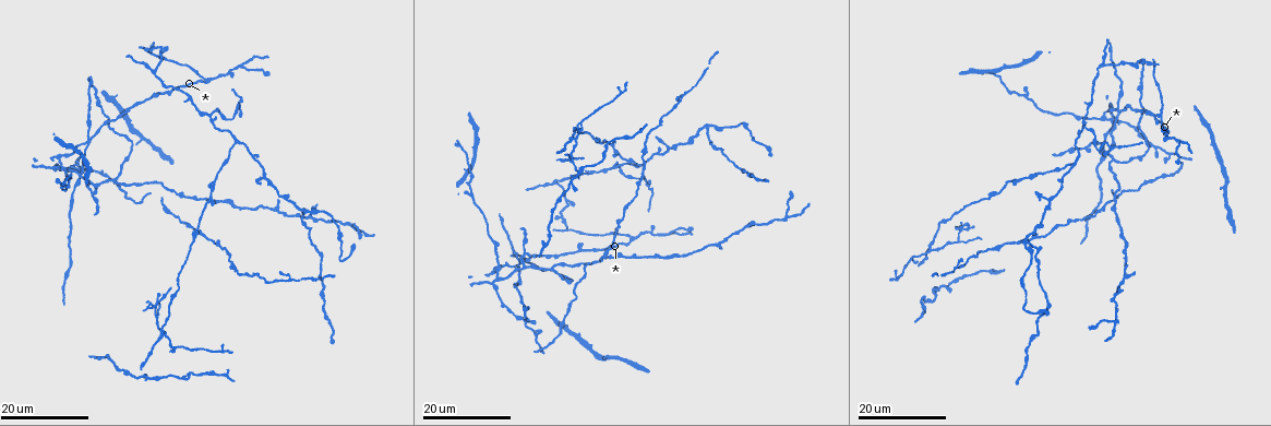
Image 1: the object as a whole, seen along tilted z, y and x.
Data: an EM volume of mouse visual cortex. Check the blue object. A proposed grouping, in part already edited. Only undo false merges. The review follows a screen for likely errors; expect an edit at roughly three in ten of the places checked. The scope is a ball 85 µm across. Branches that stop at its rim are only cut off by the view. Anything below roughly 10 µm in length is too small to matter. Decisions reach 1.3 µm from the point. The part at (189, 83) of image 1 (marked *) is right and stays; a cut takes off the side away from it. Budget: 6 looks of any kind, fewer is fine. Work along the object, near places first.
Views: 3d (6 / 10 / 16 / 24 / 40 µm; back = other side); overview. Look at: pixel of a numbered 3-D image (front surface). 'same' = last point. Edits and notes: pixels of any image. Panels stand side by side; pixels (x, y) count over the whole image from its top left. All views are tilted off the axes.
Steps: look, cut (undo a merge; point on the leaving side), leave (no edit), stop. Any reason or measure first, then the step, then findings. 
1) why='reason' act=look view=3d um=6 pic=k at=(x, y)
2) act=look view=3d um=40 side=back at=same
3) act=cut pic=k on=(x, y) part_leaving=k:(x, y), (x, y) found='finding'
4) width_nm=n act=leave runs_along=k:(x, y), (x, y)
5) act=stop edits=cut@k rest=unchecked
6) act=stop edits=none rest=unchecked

why='three-way junction' act=look view=3d um=24 pic=1 at=(210, 117)

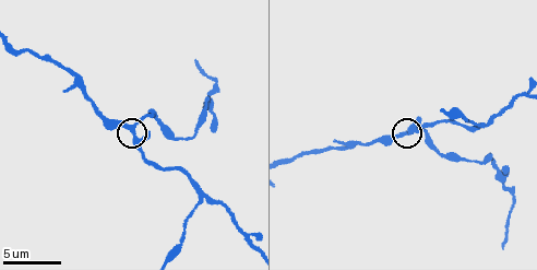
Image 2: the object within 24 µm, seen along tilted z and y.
act=look view=3d um=10 pic=2 at=(134, 127)

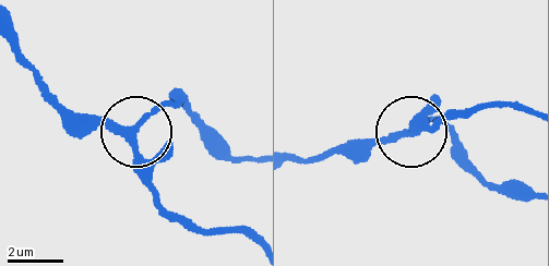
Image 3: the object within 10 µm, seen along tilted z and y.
side_arm_um=23 act=leave found='all the same cell'

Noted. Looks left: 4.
act=look view=3d um=24 pic=1 at=(88, 141)

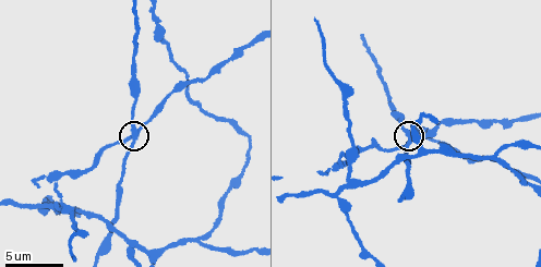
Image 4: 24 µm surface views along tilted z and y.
act=look view=3d um=6 pic=4 at=(129, 139)

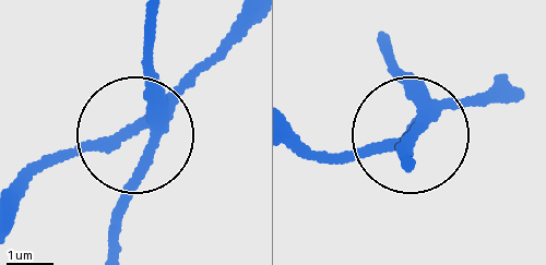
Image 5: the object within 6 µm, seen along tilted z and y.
why='other side' act=look view=3d um=6 side=back pic=5 at=(144, 130)

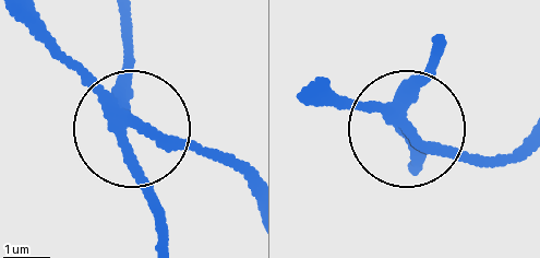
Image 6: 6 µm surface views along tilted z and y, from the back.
width_nm=280 act=cut pic=6 on=(130, 65) part_leaving=6:(121, 129), (158, 243) found='a second cell is stuck on'

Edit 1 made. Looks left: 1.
why='branch point' act=look view=3d um=10 pic=4 at=(200, 241)

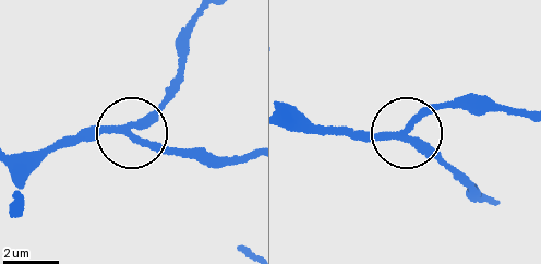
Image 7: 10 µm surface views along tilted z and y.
side_arm_um=68 act=leave runs_along=7:(13, 154), (128, 131), (178, 90) found='continuous, no second cell'

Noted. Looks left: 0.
act=stop edits=cut@6 rest=unchecked

